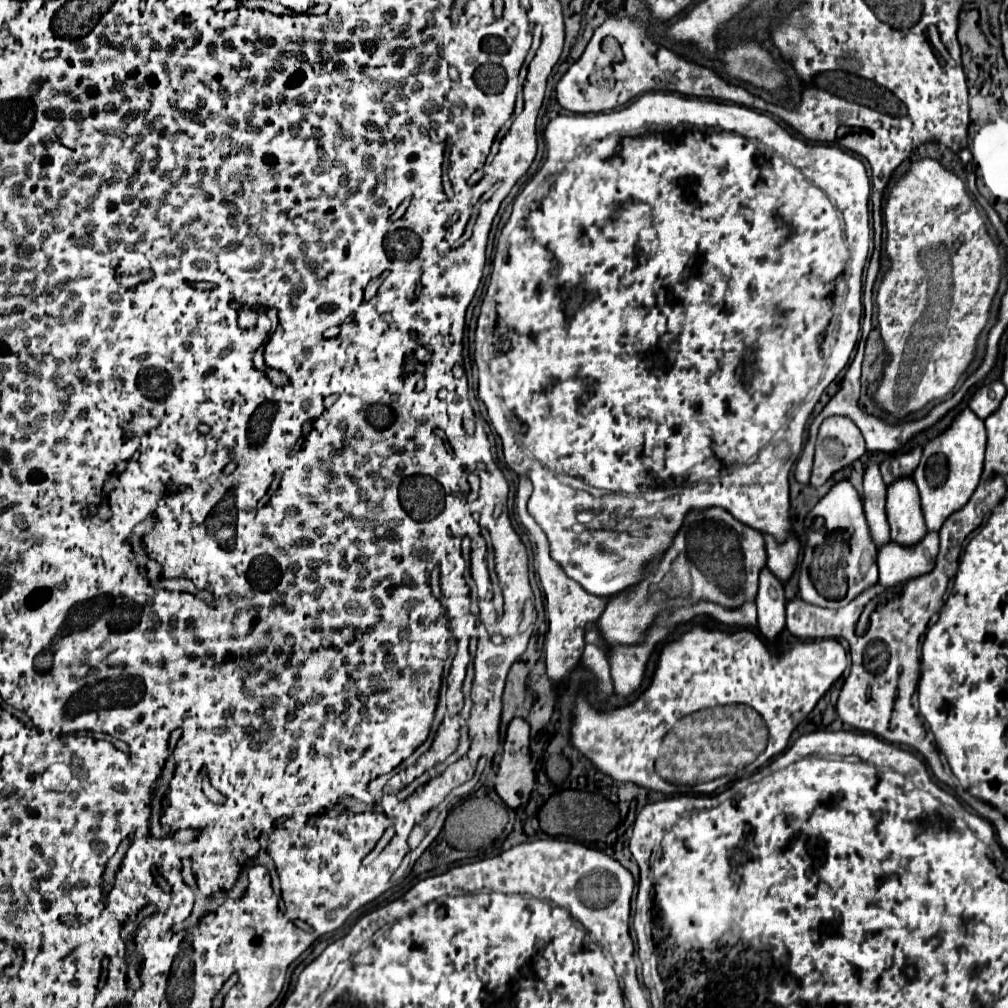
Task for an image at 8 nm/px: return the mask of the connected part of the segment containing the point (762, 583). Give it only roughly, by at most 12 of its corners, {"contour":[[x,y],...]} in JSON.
{"contour":[[759,576],[759,630],[771,646],[785,628],[783,584]]}

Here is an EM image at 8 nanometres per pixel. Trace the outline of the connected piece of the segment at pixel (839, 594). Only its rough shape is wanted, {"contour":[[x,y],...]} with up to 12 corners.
{"contour":[[849,480],[805,518],[799,594],[841,608],[875,586],[877,548]]}

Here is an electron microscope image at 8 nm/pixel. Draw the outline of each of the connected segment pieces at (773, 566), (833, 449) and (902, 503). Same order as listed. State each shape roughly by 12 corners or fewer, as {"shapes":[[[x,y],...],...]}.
{"shapes":[[[767,540],[767,568],[789,582],[799,560],[801,544]],[[841,416],[821,424],[811,486],[865,454],[865,440]],[[911,478],[887,490],[891,540],[915,546],[927,534]]]}

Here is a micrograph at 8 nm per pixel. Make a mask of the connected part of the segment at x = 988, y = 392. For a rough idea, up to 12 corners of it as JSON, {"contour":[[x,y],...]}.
{"contour":[[1001,382],[985,384],[971,396],[981,420],[999,408],[1007,394]]}

